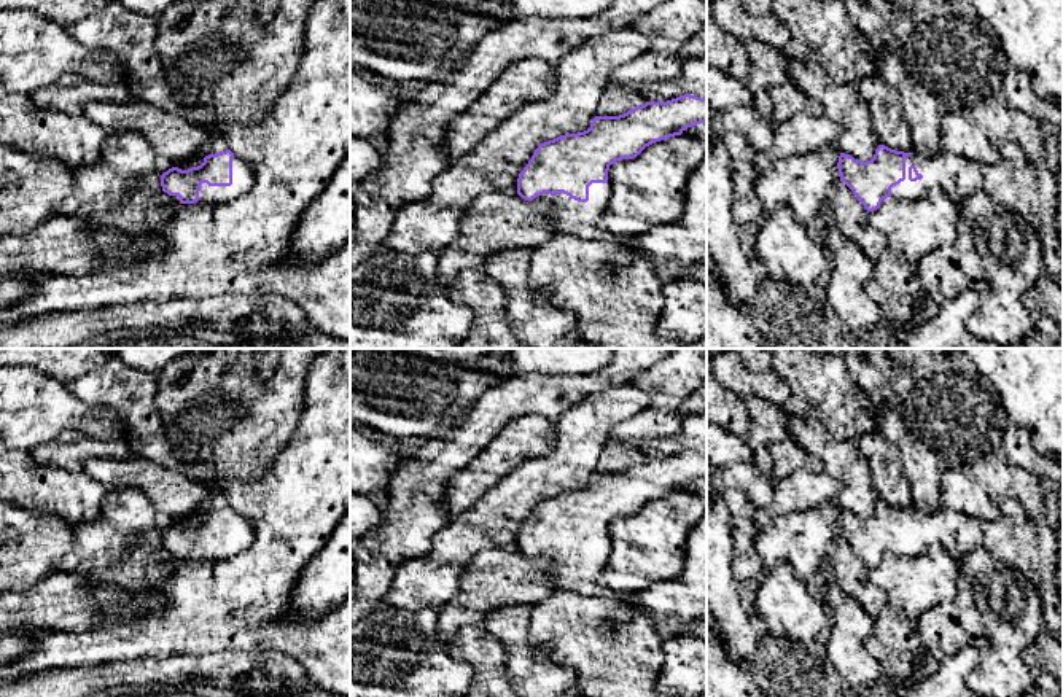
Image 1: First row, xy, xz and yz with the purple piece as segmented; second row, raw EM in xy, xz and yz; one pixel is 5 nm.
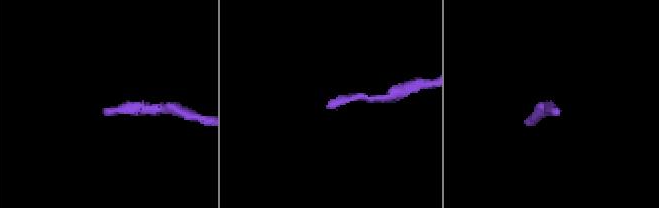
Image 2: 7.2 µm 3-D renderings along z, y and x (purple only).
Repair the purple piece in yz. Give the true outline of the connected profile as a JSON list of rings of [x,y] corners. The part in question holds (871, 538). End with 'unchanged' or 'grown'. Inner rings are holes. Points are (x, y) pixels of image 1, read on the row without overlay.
[[[1012,498],[999,501],[999,517],[979,520],[939,508],[934,514],[878,501],[870,517],[840,509],[839,530],[864,565],[874,568],[886,554],[921,555],[940,544],[961,560],[977,546],[1022,571],[1038,589],[1045,609],[1045,629],[1063,648],[1063,602],[1057,590],[1057,528],[1028,517]]]; grown

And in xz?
[[[684,450],[667,458],[646,458],[619,473],[595,473],[590,484],[578,490],[565,490],[539,500],[532,516],[519,530],[517,551],[532,557],[541,568],[554,574],[555,594],[535,603],[530,616],[528,640],[532,646],[552,641],[552,660],[576,673],[581,697],[668,697],[656,689],[664,662],[662,641],[654,622],[632,608],[619,592],[603,589],[595,578],[606,563],[609,547],[609,522],[621,516],[637,514],[646,503],[681,492],[687,484],[707,479],[707,455]]]; grown

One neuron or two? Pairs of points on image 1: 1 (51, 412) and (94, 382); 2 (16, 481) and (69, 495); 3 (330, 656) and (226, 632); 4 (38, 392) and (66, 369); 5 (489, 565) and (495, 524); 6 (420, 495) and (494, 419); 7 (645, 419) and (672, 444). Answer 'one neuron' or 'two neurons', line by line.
1: two neurons
2: one neuron
3: one neuron
4: two neurons
5: two neurons
6: one neuron
7: two neurons

